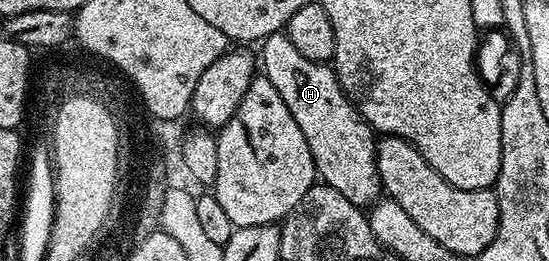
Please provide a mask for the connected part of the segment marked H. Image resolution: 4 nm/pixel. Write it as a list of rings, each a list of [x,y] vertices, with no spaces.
[[[278,33],[269,35],[260,44],[261,59],[259,55],[259,67],[263,70],[264,78],[275,85],[279,97],[283,97],[287,109],[291,109],[291,117],[299,124],[299,129],[303,129],[303,137],[307,137],[307,149],[311,149],[311,157],[317,166],[317,174],[320,182],[331,185],[331,189],[339,189],[347,201],[351,201],[355,206],[362,209],[378,202],[382,198],[381,171],[377,168],[377,141],[373,126],[366,121],[357,111],[357,107],[346,97],[344,89],[339,85],[337,74],[333,72],[329,63],[316,63],[307,61],[295,45],[284,35]]]

